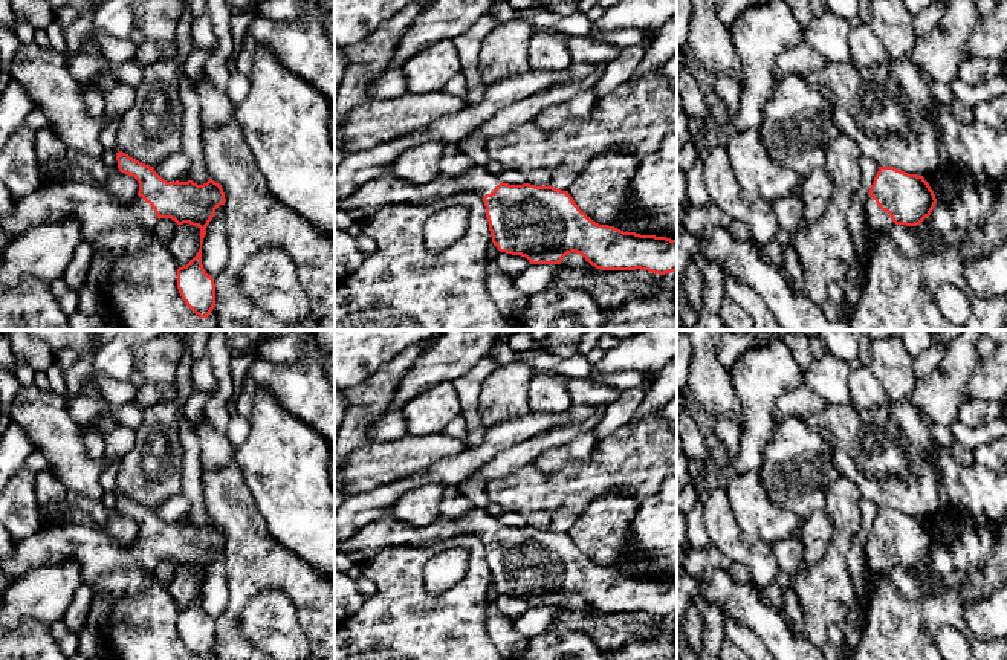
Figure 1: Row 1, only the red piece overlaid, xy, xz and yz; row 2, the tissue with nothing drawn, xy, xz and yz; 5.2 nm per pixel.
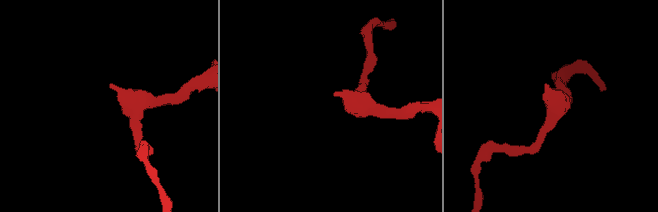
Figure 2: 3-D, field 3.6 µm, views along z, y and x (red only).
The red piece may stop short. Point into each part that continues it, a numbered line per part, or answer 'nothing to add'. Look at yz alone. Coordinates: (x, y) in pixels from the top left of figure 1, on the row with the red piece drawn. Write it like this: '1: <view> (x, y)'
1: yz (879, 220)

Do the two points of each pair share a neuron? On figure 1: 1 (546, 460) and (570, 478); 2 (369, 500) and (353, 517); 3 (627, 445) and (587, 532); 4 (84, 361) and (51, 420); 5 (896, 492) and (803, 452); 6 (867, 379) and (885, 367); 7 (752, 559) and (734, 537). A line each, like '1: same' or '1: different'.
1: different
2: same
3: different
4: different
5: different
6: different
7: same

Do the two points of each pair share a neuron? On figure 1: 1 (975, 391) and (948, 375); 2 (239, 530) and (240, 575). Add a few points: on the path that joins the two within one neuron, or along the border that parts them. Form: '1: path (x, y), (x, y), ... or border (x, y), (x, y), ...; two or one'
1: border (980, 359), (966, 385), (964, 399); two
2: path (240, 541), (240, 564); one

